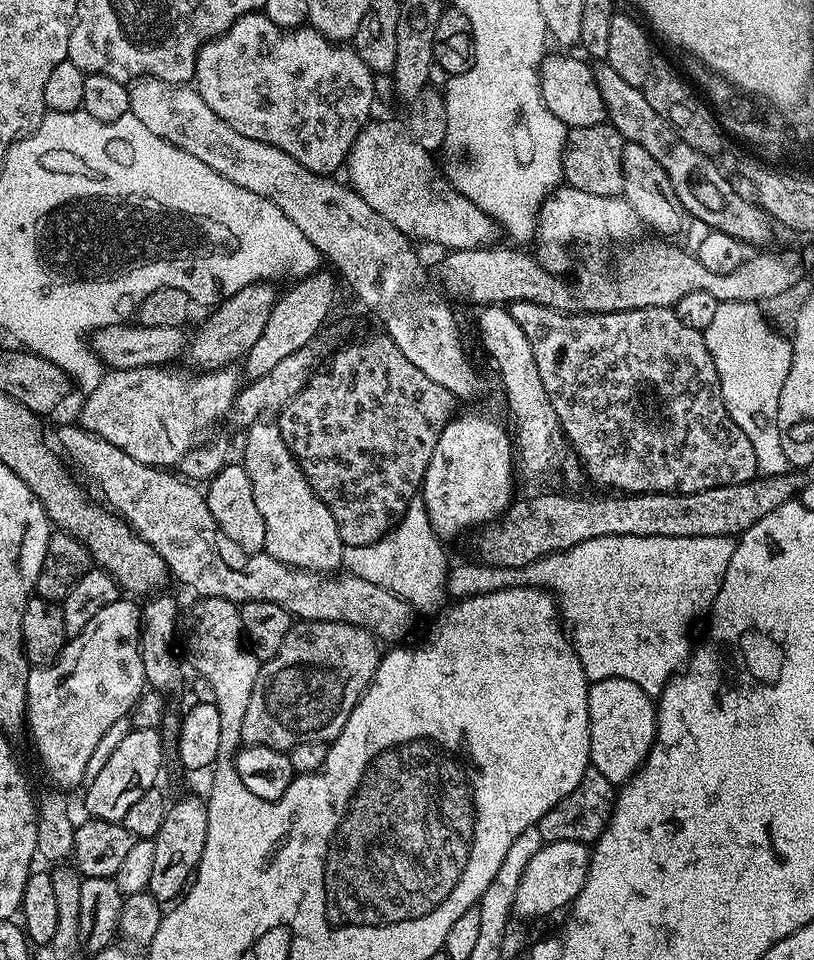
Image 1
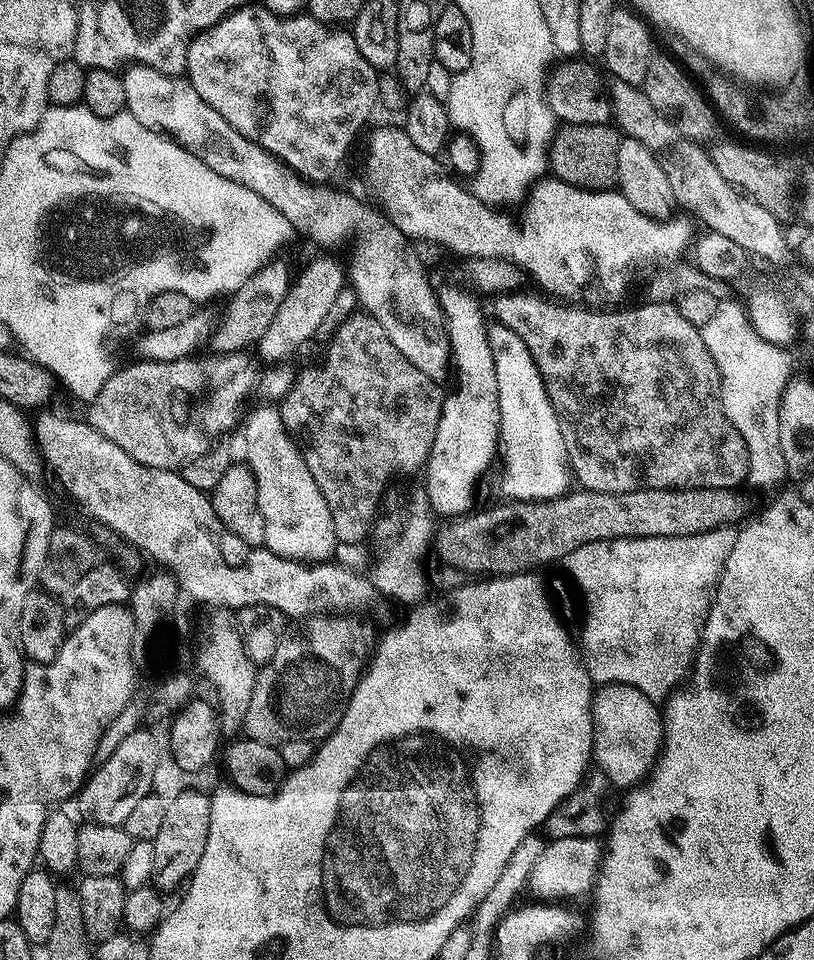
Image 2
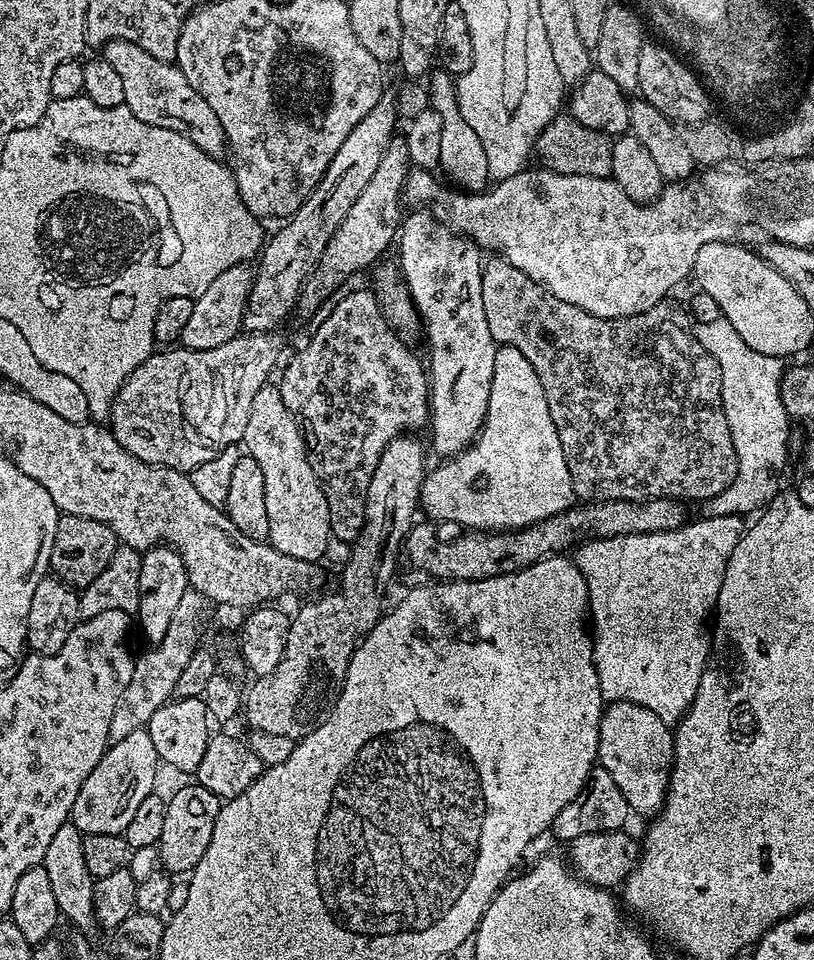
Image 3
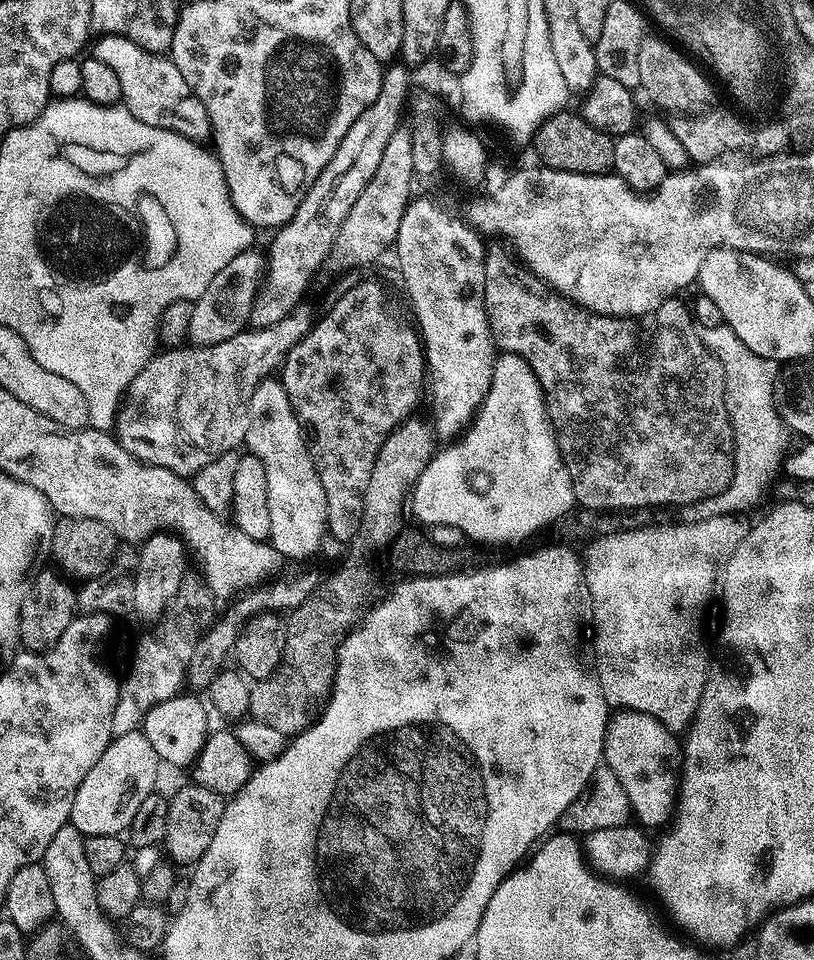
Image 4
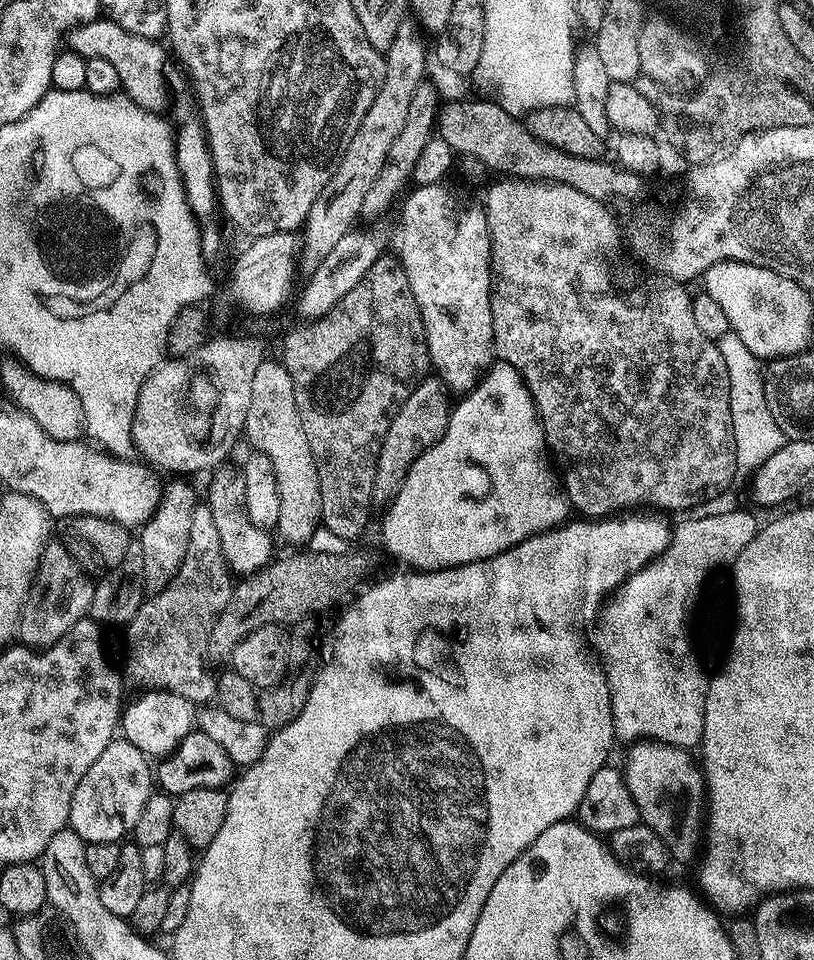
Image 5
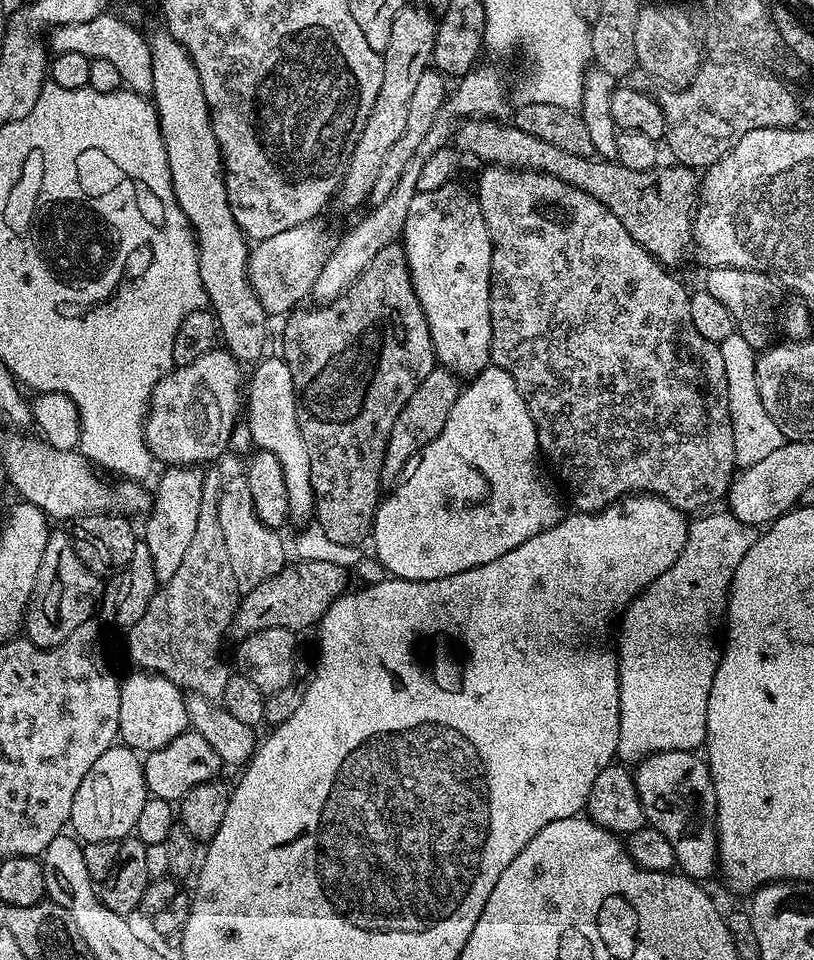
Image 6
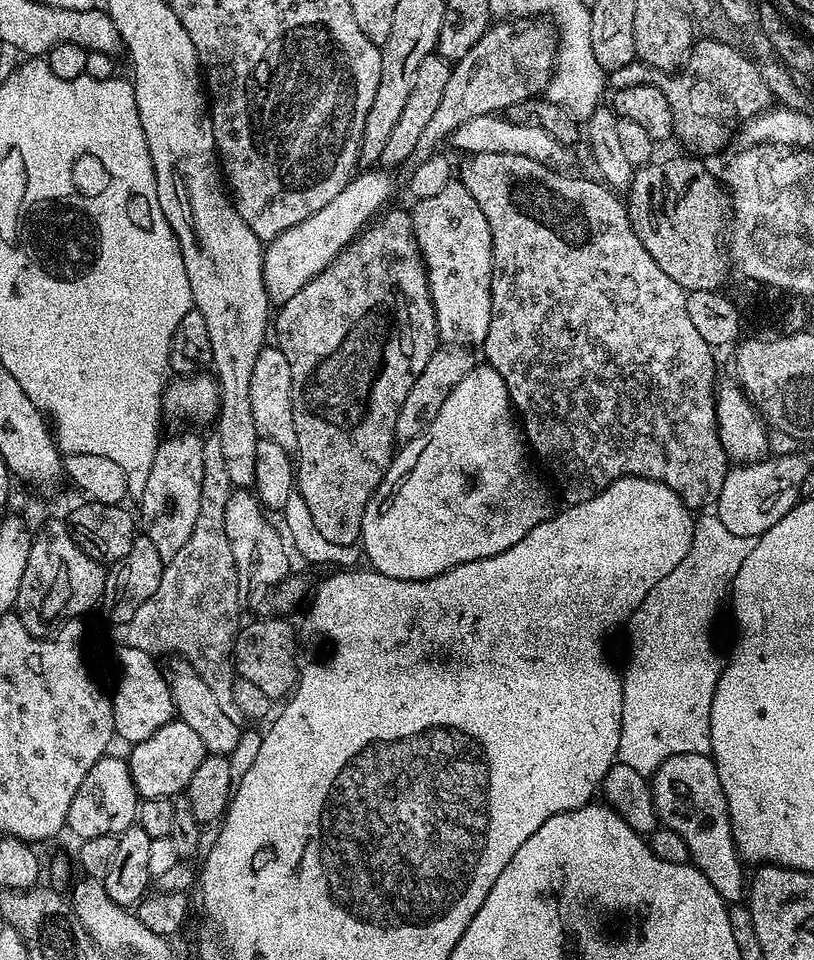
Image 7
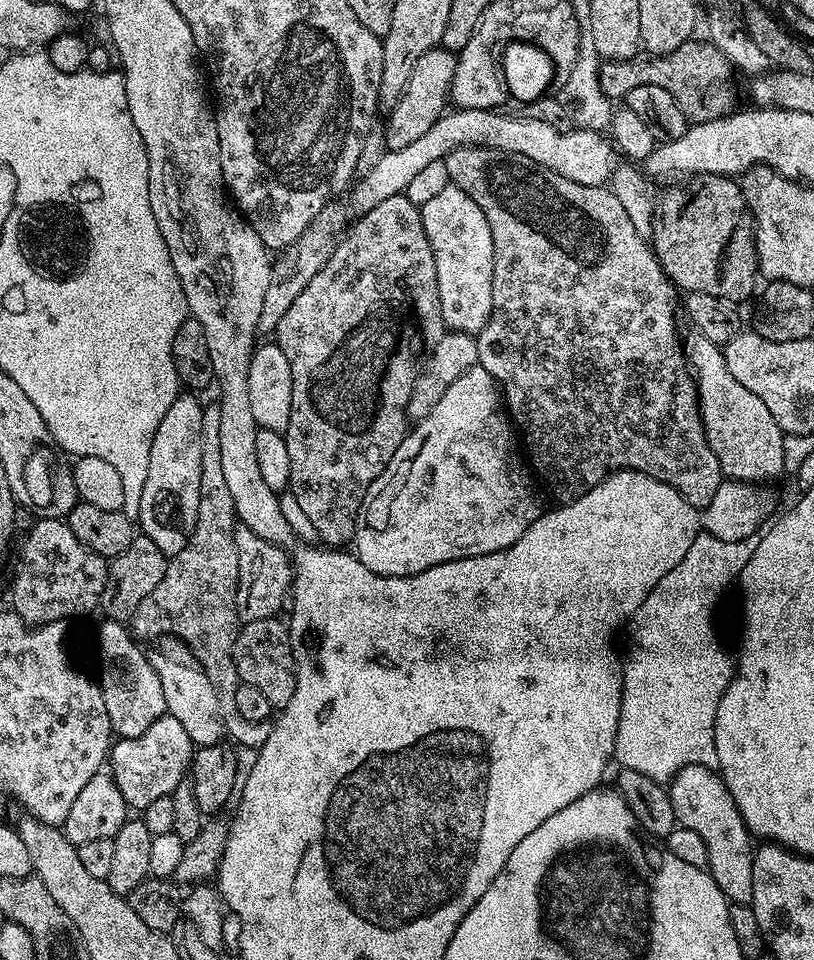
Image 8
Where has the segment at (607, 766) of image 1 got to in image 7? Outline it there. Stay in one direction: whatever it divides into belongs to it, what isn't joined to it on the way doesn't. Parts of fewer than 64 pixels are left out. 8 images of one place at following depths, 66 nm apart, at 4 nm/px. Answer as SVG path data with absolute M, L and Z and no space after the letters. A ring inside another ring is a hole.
M711 755L671 756L666 762L662 762L662 766L658 766L656 772L651 773L650 783L657 821L684 839L691 863L702 874L706 874L706 882L710 882L710 886L718 890L724 901L743 901L746 896L745 865L740 853L736 851L726 794L722 790L722 782Z

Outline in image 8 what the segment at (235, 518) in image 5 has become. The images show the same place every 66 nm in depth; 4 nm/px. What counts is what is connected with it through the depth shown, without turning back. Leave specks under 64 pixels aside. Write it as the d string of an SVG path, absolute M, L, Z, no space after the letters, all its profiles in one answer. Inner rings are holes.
M243 526L234 532L238 546L238 590L236 591L236 613L241 624L258 622L279 613L279 608L290 596L294 569L289 553L279 544L271 544L266 538L258 538L254 530Z

